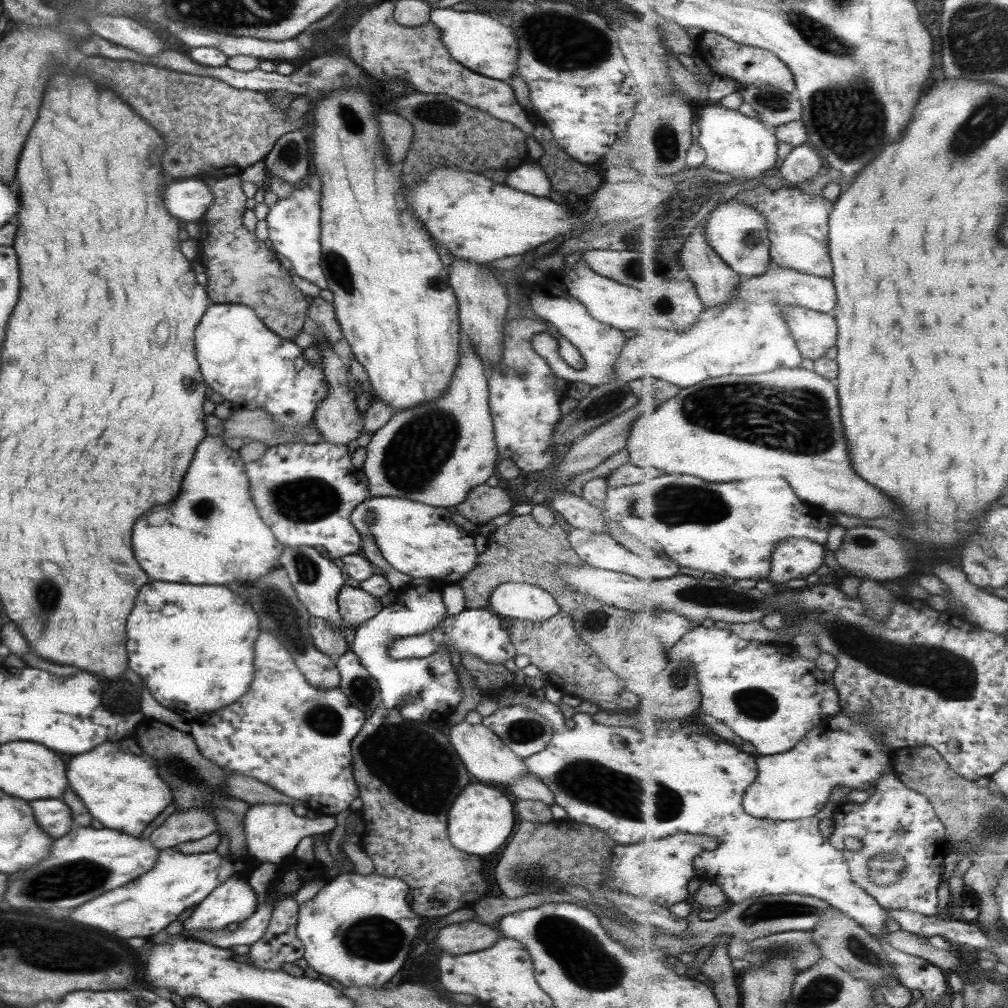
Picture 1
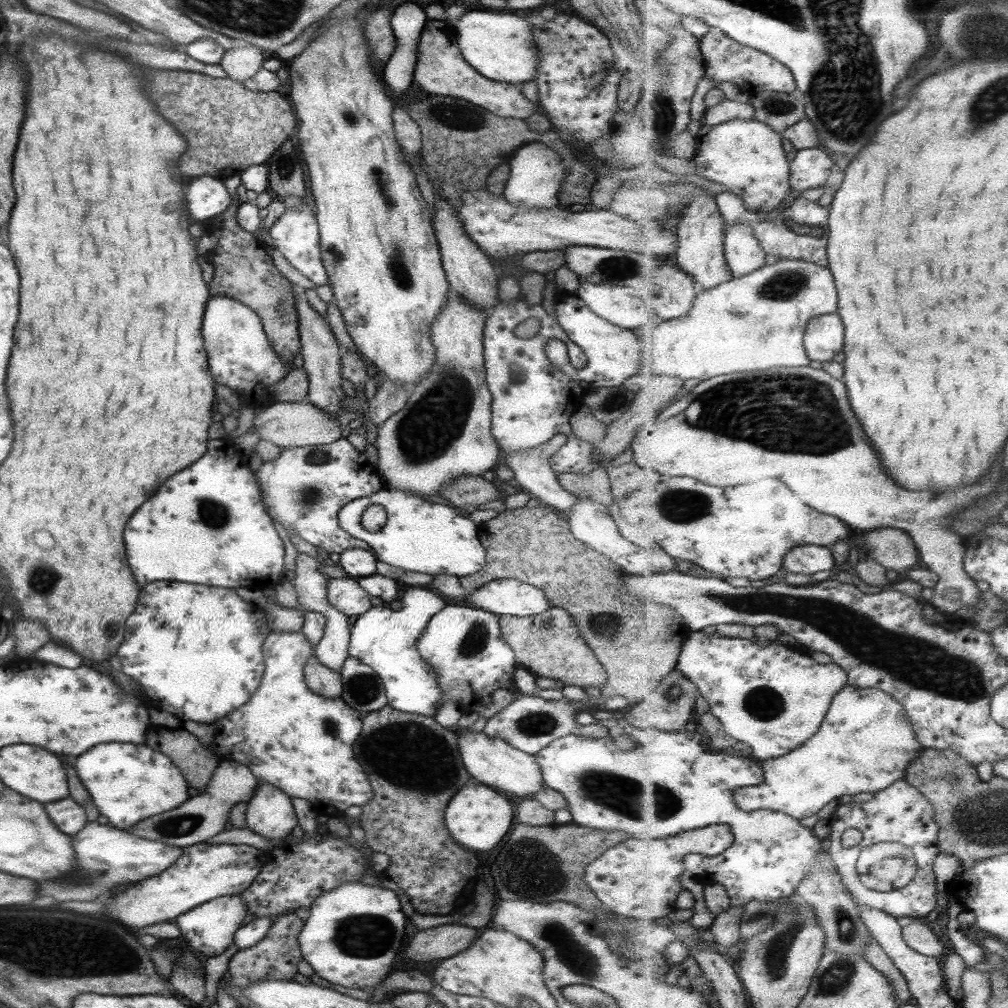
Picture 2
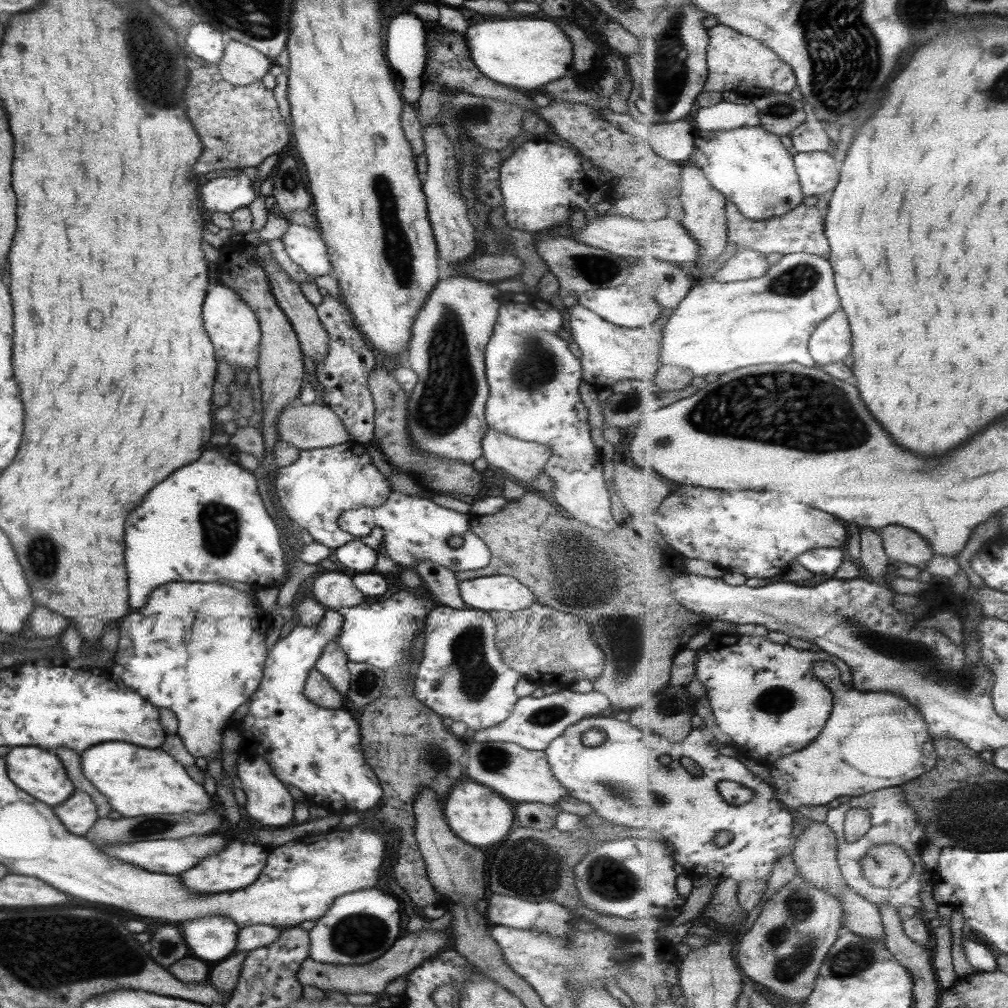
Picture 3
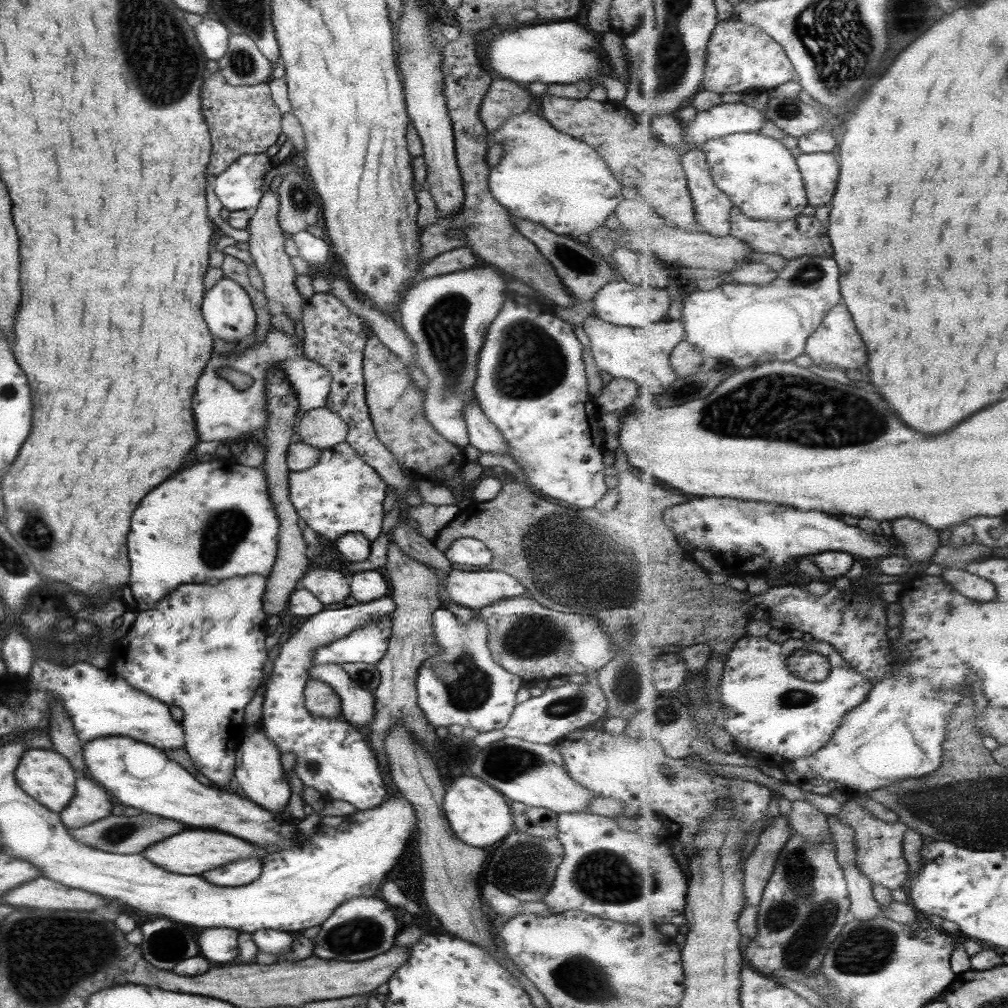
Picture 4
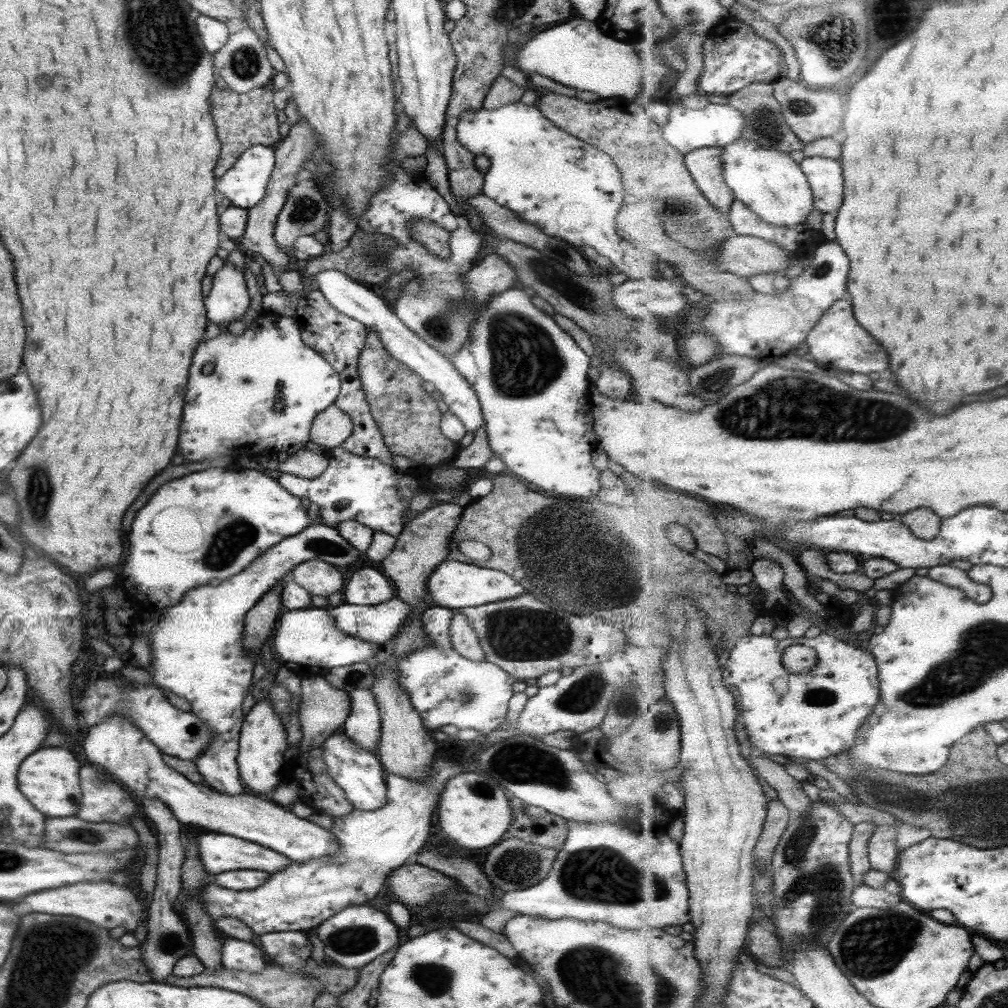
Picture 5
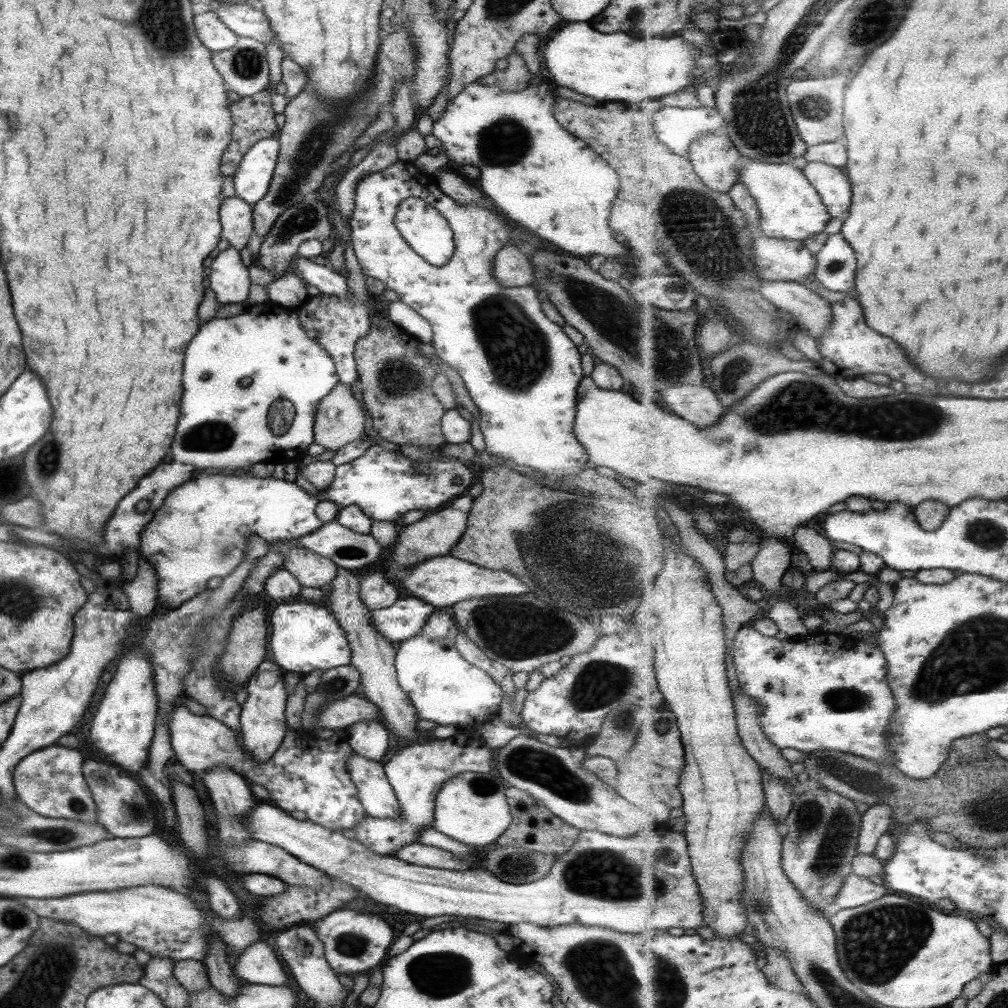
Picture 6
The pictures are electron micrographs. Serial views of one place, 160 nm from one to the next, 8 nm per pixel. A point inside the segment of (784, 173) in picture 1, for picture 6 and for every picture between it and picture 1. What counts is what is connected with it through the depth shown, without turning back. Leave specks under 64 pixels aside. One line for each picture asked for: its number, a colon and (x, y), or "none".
2: (811, 168)
3: (818, 173)
4: (821, 173)
5: (825, 175)
6: (834, 187)

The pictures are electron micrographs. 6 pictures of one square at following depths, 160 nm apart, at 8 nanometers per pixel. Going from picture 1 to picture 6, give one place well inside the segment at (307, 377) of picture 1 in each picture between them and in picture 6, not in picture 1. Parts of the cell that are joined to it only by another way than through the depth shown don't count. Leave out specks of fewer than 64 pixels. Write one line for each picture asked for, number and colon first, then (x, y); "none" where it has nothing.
2: (239, 356)
3: (232, 327)
4: (227, 311)
5: (227, 301)
6: (229, 281)

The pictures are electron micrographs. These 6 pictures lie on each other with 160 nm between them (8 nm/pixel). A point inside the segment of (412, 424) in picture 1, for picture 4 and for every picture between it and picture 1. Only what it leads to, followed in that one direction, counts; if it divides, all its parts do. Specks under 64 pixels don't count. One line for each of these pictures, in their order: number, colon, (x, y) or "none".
2: (443, 432)
3: (444, 416)
4: (446, 317)

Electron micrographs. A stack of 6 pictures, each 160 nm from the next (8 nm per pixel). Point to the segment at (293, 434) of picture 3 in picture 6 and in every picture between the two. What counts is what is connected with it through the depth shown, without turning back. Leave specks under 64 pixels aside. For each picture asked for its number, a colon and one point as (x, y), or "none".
4: (320, 428)
5: (330, 428)
6: (338, 419)

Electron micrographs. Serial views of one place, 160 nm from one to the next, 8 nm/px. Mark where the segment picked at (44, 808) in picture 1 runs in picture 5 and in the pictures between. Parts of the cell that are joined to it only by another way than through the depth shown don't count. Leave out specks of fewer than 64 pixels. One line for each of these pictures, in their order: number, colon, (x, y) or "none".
2: (69, 817)
3: (77, 814)
4: (90, 802)
5: (103, 800)

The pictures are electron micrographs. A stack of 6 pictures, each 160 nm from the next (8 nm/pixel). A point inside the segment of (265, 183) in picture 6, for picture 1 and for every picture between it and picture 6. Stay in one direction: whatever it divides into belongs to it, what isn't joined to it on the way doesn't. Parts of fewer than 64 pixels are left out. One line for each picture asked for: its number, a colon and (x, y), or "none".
1: (188, 200)
2: (206, 196)
3: (226, 194)
4: (238, 187)
5: (244, 183)

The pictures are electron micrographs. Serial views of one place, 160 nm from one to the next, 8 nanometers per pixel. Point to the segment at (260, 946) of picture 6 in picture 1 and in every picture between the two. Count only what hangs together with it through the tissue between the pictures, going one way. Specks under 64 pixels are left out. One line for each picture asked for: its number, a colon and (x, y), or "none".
1: (233, 901)
2: (209, 928)
3: (211, 939)
4: (219, 945)
5: (235, 955)

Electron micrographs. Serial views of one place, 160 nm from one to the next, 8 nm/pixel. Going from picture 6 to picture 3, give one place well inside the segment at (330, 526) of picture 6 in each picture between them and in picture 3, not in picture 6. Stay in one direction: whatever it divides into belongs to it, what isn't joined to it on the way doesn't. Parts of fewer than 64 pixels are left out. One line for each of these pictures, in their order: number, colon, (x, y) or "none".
3: (197, 649)
4: (200, 648)
5: (195, 649)

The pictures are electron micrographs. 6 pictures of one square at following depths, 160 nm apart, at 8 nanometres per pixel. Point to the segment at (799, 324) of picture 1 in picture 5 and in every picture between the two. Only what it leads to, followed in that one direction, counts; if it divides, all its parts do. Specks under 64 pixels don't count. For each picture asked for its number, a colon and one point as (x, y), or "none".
2: (825, 335)
3: (831, 342)
4: (836, 342)
5: (837, 342)

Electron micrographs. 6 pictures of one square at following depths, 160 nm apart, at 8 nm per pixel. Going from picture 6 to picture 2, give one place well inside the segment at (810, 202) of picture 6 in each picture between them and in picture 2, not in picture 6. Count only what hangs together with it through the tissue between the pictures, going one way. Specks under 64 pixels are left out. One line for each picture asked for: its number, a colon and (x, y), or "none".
2: (747, 156)
3: (749, 165)
4: (763, 178)
5: (771, 183)

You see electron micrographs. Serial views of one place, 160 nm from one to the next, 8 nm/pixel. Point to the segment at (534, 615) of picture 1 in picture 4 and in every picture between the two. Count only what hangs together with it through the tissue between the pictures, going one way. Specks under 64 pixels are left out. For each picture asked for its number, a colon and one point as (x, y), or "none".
2: (506, 596)
3: (496, 592)
4: (471, 589)

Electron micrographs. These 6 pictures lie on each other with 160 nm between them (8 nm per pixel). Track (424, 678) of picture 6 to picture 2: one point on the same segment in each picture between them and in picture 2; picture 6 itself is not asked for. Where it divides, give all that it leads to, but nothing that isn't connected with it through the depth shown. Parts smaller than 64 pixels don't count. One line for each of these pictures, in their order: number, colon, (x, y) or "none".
2: (474, 667)
3: (461, 676)
4: (461, 684)
5: (444, 688)

